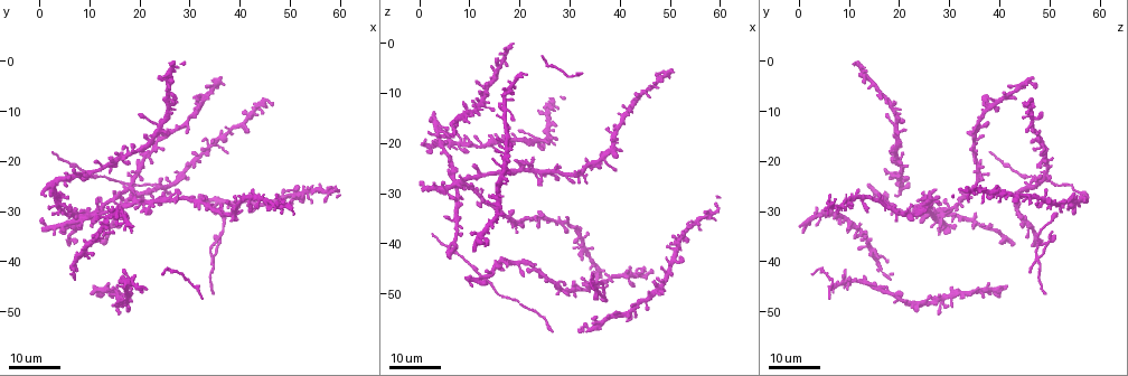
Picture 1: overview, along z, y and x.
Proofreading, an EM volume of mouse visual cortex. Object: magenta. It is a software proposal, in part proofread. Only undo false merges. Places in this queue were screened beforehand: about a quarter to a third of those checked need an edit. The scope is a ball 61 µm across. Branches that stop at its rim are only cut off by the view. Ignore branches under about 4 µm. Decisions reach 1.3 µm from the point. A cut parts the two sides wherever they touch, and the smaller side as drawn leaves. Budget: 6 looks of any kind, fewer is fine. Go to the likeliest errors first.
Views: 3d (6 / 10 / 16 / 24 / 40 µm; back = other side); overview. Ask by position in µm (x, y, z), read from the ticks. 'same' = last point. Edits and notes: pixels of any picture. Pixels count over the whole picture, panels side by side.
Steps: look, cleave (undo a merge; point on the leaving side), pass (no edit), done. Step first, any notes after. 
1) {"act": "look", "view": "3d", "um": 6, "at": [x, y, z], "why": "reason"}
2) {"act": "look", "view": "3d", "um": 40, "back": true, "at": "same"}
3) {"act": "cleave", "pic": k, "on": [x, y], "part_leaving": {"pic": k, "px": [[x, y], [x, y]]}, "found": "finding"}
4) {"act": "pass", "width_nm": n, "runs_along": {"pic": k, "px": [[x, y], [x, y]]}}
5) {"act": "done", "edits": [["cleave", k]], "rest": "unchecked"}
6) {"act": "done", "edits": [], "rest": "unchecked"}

{"act": "look", "view": "3d", "um": 16, "at": [19.5, 26.5, 44.0]}

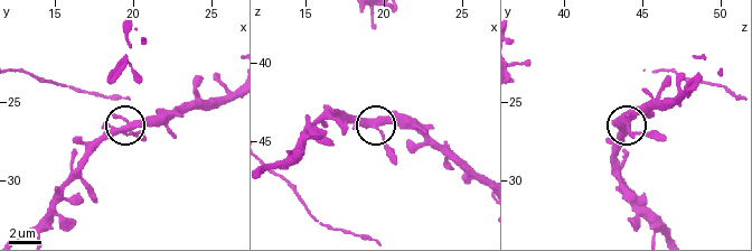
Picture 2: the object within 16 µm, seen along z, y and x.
{"act": "look", "view": "3d", "um": 6, "at": [19.6, 26.8, 44.0]}

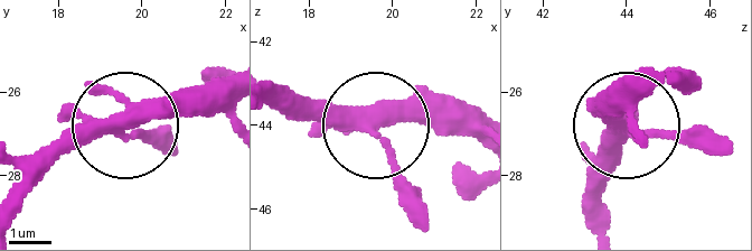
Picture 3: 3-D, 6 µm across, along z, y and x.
{"act": "pass", "arms": 4, "found": "one neuron here"}

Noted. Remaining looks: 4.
{"act": "look", "view": "3d", "um": 16, "at": [34.0, 39.0, 47.5], "why": "four arms meet"}

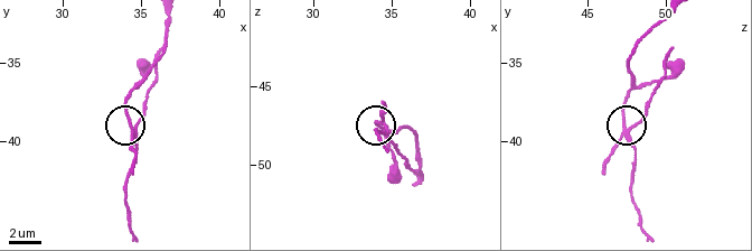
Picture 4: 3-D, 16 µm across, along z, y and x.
{"act": "look", "view": "3d", "um": 6, "at": [34.4, 39.0, 47.2], "why": "zoom in"}

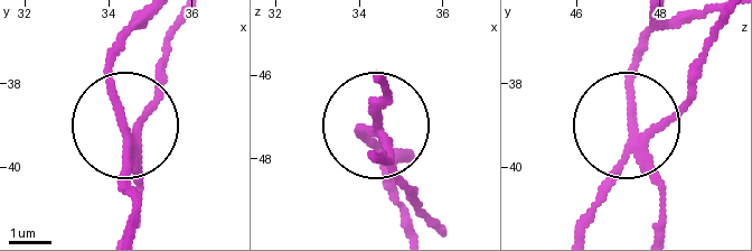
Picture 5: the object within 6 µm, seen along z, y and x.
{"act": "cleave", "pic": 5, "on": [150, 108], "part_leaving": {"pic": 5, "px": [[127, 145], [179, 19]]}, "found": "a second neuron is stuck on"}

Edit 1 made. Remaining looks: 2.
{"act": "done", "edits": [["cleave", 5]], "rest": "unchecked"}

